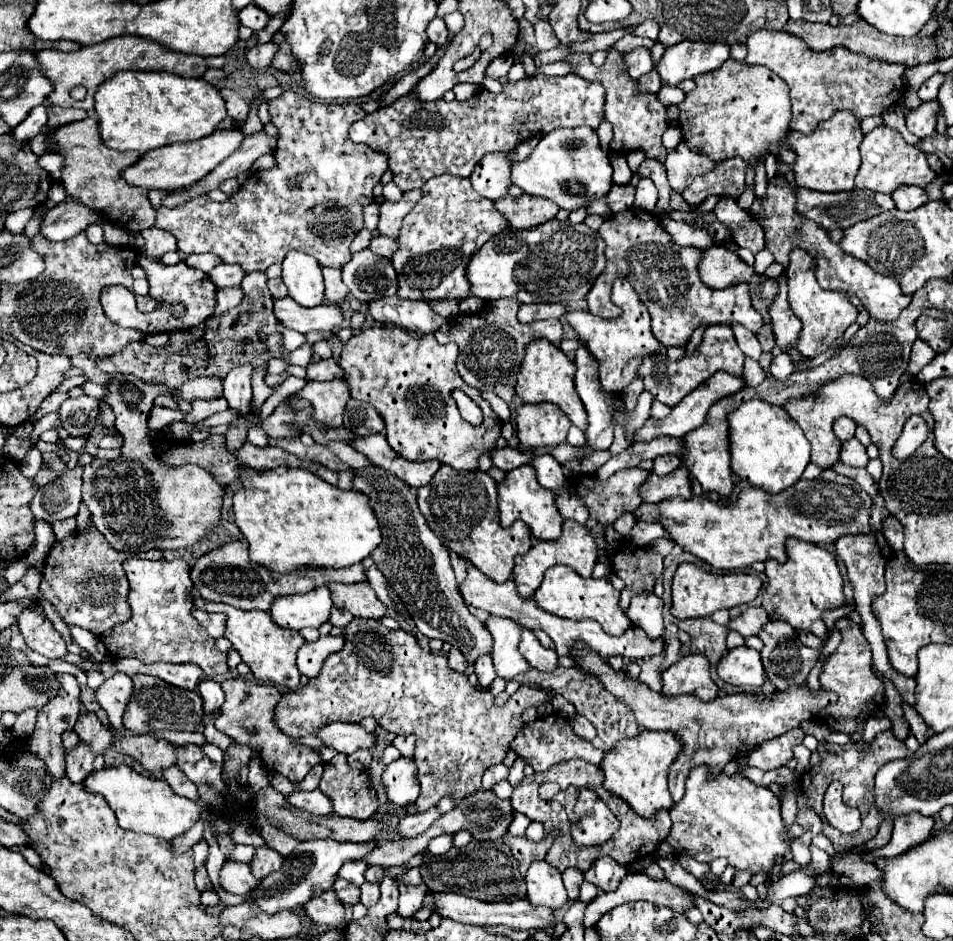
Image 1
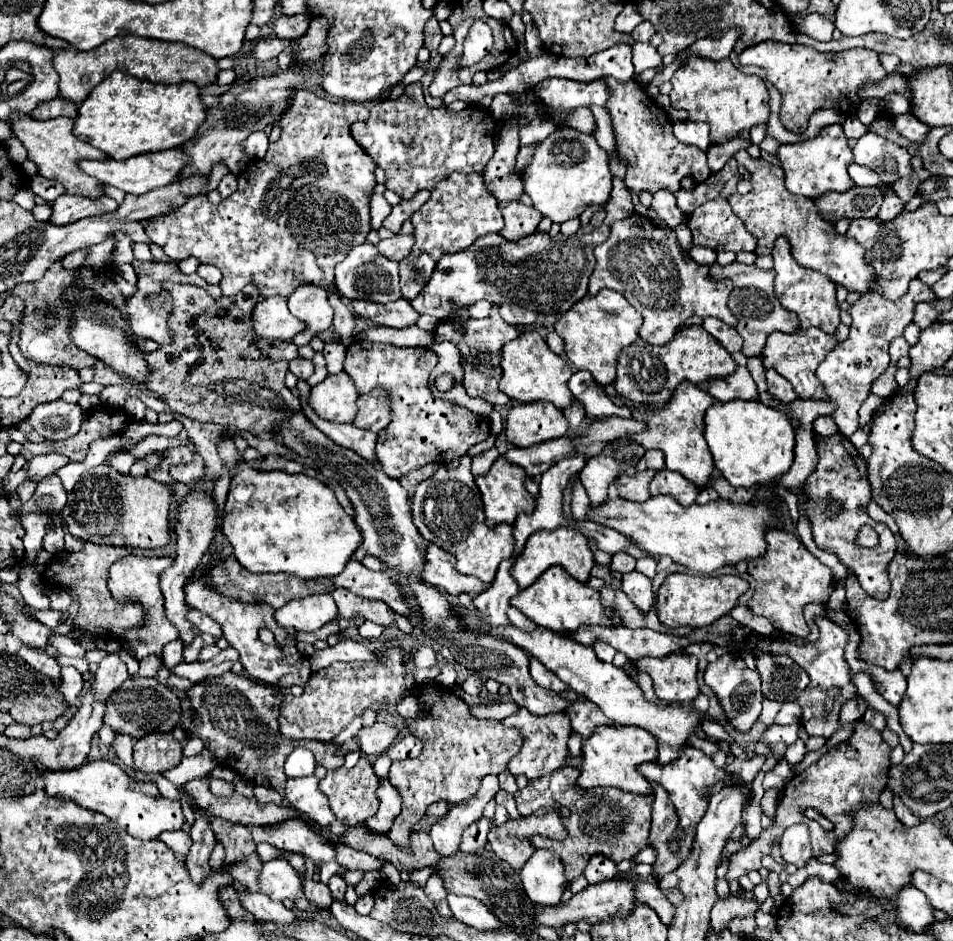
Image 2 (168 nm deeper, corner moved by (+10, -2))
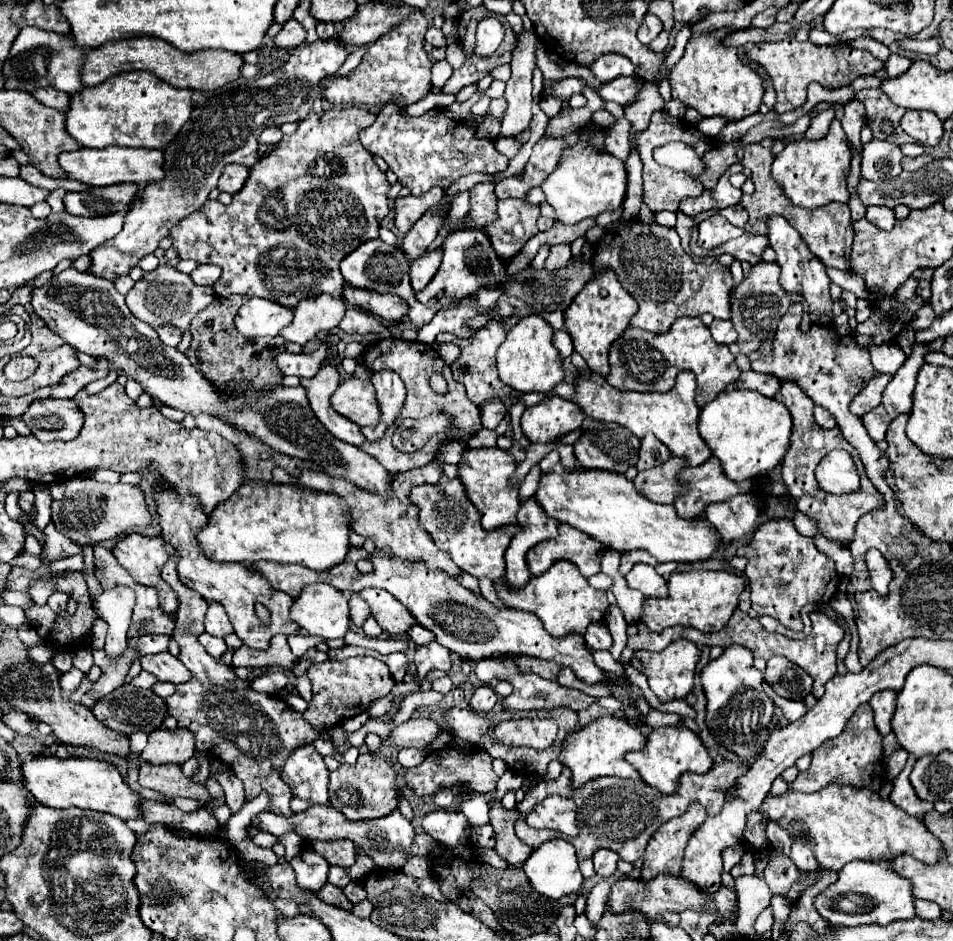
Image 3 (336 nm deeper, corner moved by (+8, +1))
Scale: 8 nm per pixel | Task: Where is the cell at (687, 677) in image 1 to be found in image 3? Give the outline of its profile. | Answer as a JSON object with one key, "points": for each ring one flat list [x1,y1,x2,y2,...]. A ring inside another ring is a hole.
{"points":[[675,640,671,642,663,652,649,652,649,650,637,650,631,658,631,664,647,676,651,690,657,694,661,702,671,702,685,698,693,688,695,678,695,666,699,662,699,650,691,640]]}

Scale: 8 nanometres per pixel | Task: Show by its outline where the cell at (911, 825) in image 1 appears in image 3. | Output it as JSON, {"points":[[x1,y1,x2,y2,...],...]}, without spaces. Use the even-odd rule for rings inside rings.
{"points":[[909,760,907,766,905,766,905,770,901,772,901,776,893,780,893,792,891,792,889,798,891,798,893,804,897,804,897,806,899,806,901,810,905,810,907,814,919,818,919,816,927,814,927,812,933,808,933,804,923,802,923,800,919,800,919,798,915,796,915,790,911,788,911,782,909,782,911,768,913,768,913,760]]}

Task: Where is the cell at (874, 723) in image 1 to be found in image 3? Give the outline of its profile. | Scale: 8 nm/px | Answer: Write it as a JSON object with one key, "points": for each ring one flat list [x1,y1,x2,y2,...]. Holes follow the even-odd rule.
{"points":[[895,690,877,692,869,702,875,712,875,726,881,736,891,732,891,718,895,714,895,696,897,696]]}

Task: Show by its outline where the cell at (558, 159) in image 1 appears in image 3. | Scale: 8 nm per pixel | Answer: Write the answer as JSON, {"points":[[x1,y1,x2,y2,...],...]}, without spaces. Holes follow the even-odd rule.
{"points":[[579,144,571,150,565,150,557,170,541,184,541,188,547,196,547,202,555,208,557,218,565,224,577,224,623,204,627,190,627,170,623,160,615,158,613,154,595,152,593,148]]}

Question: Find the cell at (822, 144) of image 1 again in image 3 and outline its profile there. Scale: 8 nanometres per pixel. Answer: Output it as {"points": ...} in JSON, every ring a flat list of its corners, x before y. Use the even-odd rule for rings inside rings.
{"points":[[833,120,829,134,821,140,795,140,785,146,785,150,775,158,771,176,783,188,783,194,801,208,817,208,829,202,849,202,847,174,849,174,851,152,847,146,847,134,839,120]]}

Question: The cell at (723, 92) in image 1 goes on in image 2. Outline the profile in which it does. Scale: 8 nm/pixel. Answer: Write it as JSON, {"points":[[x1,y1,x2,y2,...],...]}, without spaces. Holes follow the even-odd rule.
{"points":[[691,57,685,67,681,65,673,77,671,91,671,107,685,109,689,113,689,121,709,123,711,145,727,143,737,137,741,131,749,131,751,127,763,125,769,121,769,91,765,81,759,75,741,73,729,59,711,61,701,57]]}

